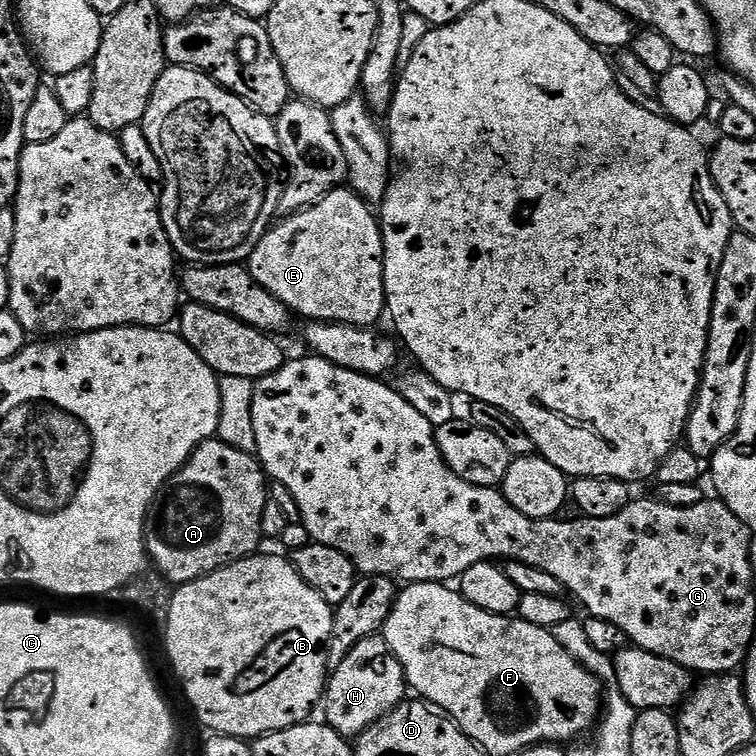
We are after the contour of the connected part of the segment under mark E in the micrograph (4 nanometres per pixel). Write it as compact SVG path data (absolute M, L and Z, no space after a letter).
M346 186L269 228L246 266L254 280L290 312L312 322L370 328L388 304L379 219L371 205Z

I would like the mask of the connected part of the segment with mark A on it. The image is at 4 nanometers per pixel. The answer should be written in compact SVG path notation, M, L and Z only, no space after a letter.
M219 438L204 440L192 452L192 457L172 475L152 505L146 521L146 552L157 564L159 575L179 586L206 576L210 572L253 555L262 541L260 523L262 510L270 499L266 473L253 453L243 452Z

